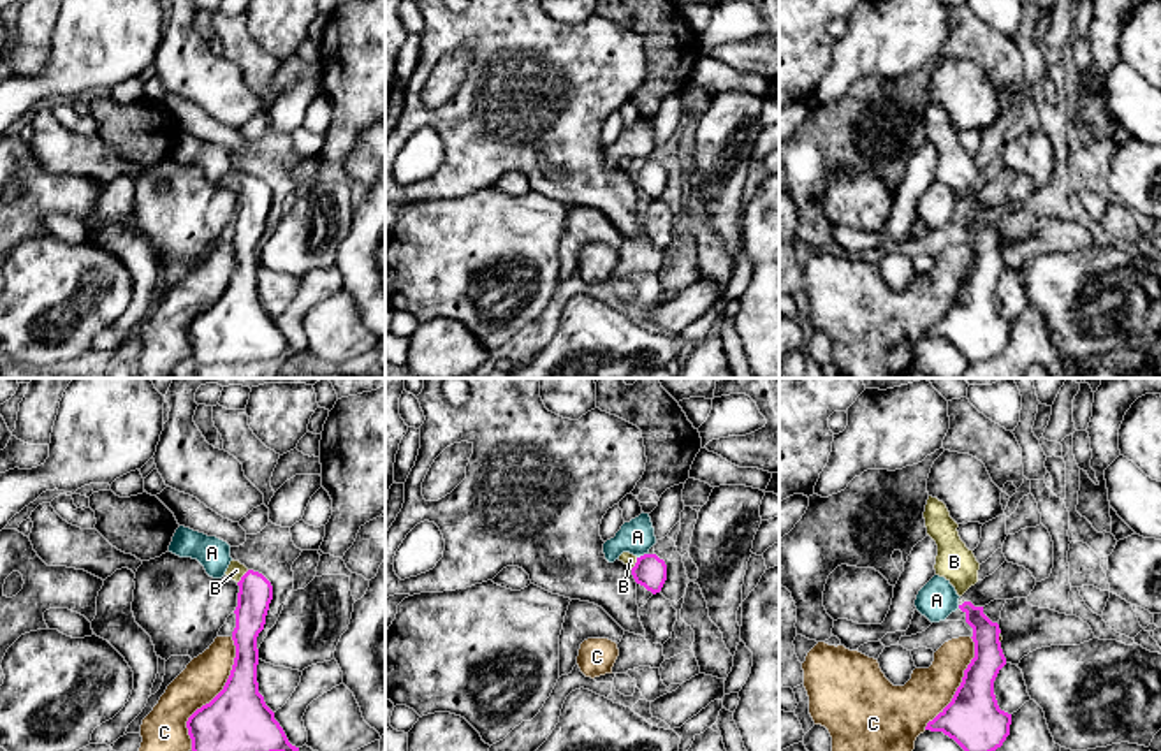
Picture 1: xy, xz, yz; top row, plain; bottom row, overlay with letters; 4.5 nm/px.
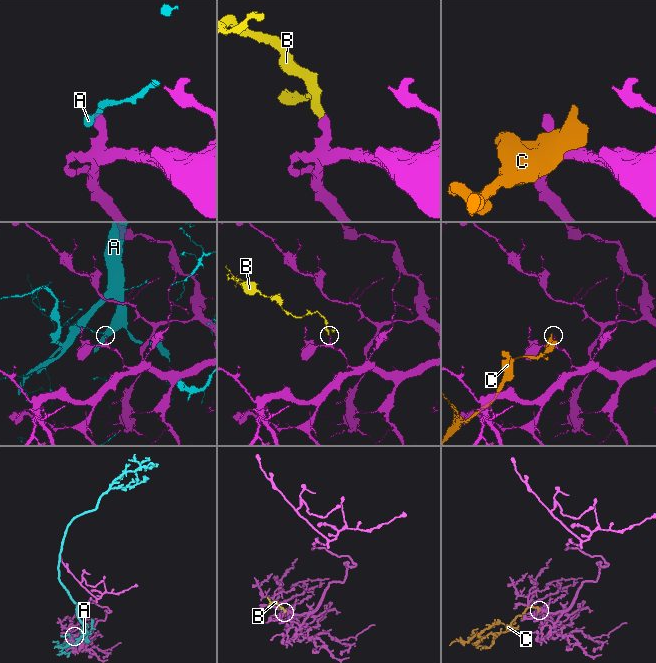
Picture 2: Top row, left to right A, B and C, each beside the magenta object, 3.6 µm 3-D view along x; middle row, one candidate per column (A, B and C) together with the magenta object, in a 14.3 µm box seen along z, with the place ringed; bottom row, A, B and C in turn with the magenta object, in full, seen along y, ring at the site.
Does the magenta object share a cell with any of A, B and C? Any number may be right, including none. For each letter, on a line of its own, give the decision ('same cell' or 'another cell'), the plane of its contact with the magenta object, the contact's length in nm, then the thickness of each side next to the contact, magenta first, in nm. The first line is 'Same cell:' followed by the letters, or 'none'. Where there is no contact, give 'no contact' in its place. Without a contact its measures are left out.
Same cell: B
A: another cell; meets magenta in xz; contact 60 nm long; 150 nm thick on the magenta side, 160 nm on the other
B: same cell; meets magenta in xy; contact 80 nm long; 160 nm thick on the magenta side, 80 nm on the other
C: another cell; meets magenta in xy; contact 550 nm long; 300 nm thick on the magenta side, 190 nm on the other

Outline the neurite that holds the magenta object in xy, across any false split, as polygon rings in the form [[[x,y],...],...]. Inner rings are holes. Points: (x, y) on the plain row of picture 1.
[[[234,165],[225,181],[239,192],[232,237],[236,264],[223,295],[186,327],[192,357],[199,366],[271,359],[290,362],[299,354],[288,348],[257,288],[257,243],[266,230],[273,192]]]

